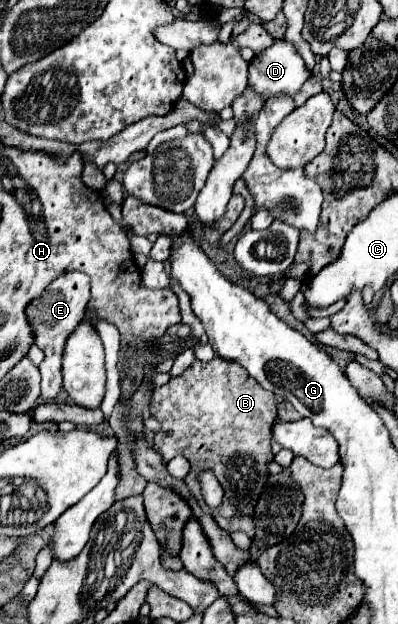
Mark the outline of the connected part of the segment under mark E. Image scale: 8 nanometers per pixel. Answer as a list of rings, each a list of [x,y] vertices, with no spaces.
[[[66,271],[64,275],[58,275],[44,291],[44,295],[32,299],[26,307],[26,319],[34,333],[34,343],[44,351],[44,361],[40,363],[40,375],[42,375],[42,399],[52,401],[60,387],[62,387],[62,373],[60,373],[60,359],[62,359],[62,347],[68,335],[76,329],[76,325],[84,319],[84,307],[90,299],[90,279],[84,273],[78,271]]]

